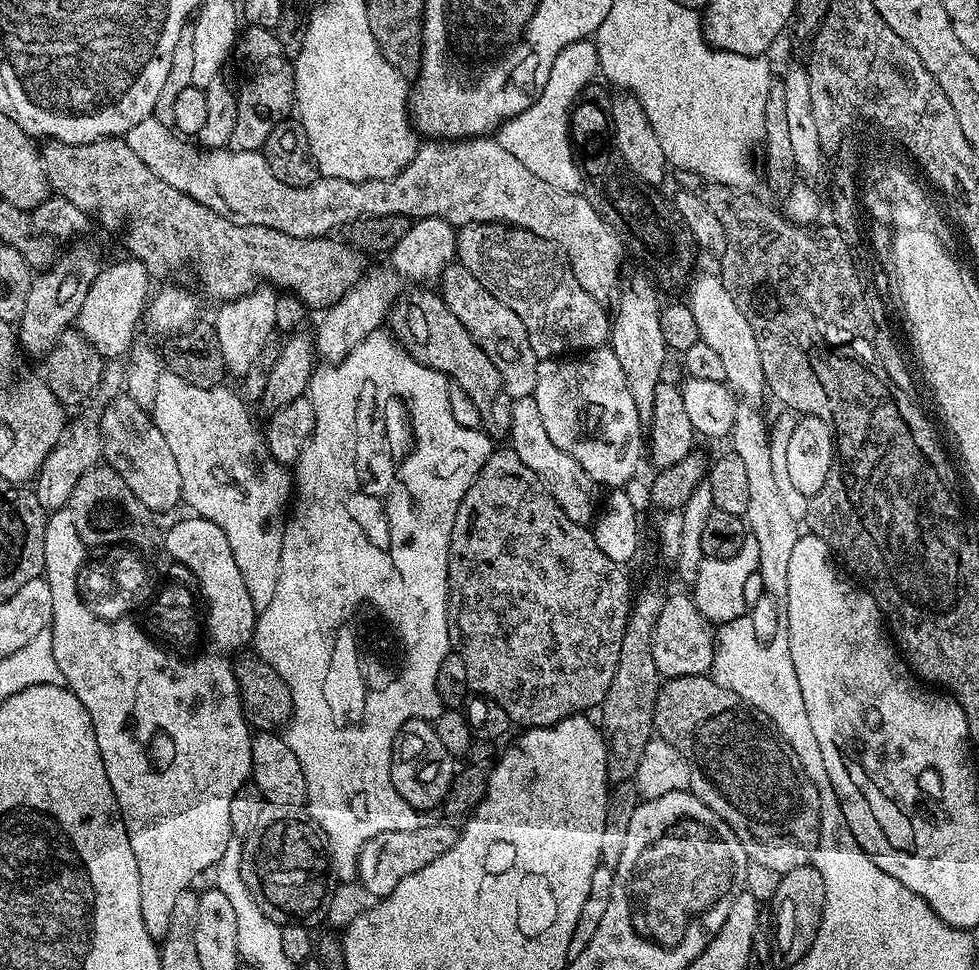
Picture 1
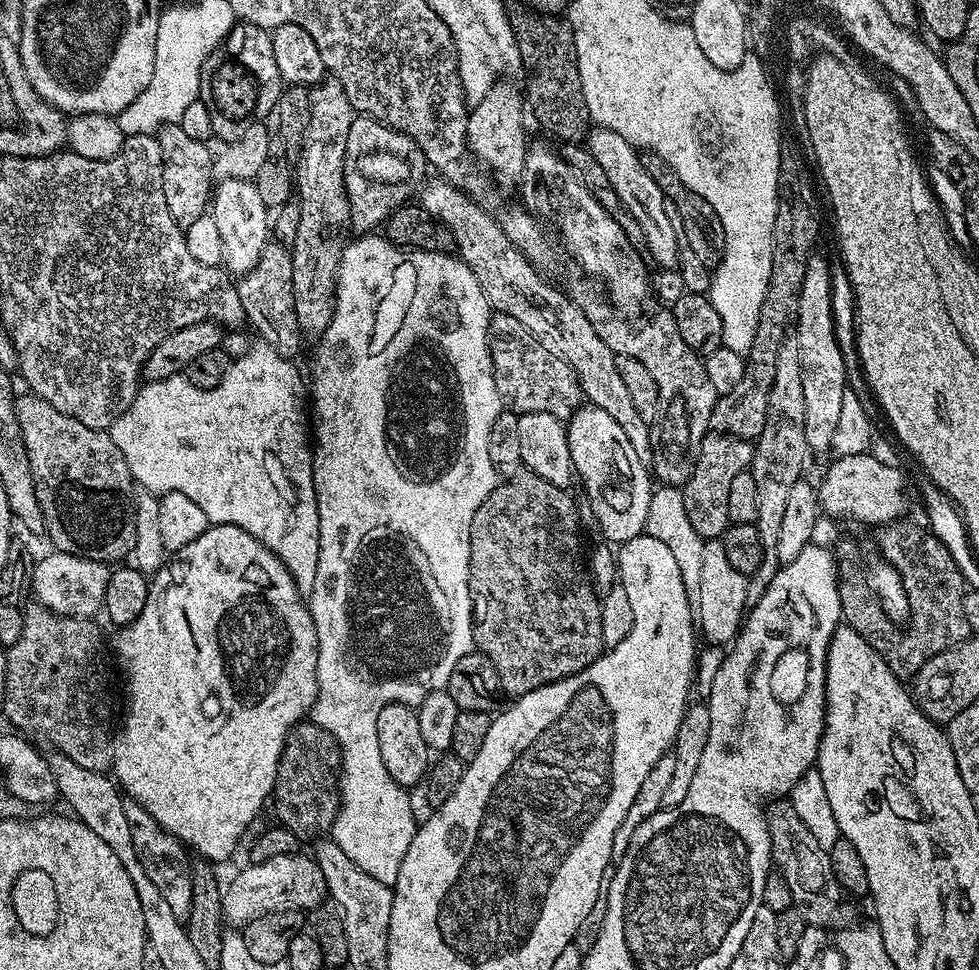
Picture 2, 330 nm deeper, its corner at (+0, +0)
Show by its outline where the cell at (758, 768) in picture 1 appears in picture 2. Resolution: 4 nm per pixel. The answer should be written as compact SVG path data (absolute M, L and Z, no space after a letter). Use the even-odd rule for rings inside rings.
M780 798L773 804L776 805L772 809L769 807L766 812L772 863L775 871L780 872L790 885L792 907L798 910L798 914L802 914L805 925L813 924L829 930L852 927L858 920L857 901L838 882L834 866L830 866L828 849L818 846L818 841L814 839L814 834L810 834L806 822L794 814L791 802Z

